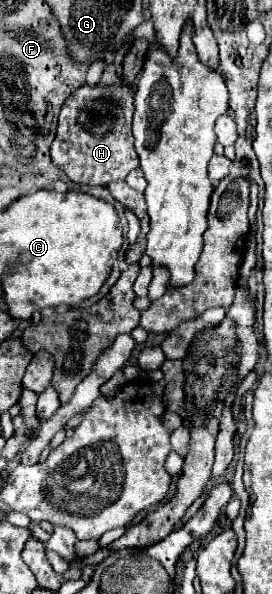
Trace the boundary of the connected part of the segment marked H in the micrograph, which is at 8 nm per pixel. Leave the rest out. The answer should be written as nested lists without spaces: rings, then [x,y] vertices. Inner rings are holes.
[[[124,80],[114,86],[104,86],[104,92],[98,84],[76,88],[60,110],[56,138],[50,146],[52,162],[76,184],[108,186],[114,180],[124,180],[128,172],[138,168],[138,156],[132,148],[134,138],[130,134],[132,116],[134,88]],[[98,124],[102,124],[100,132]]]

